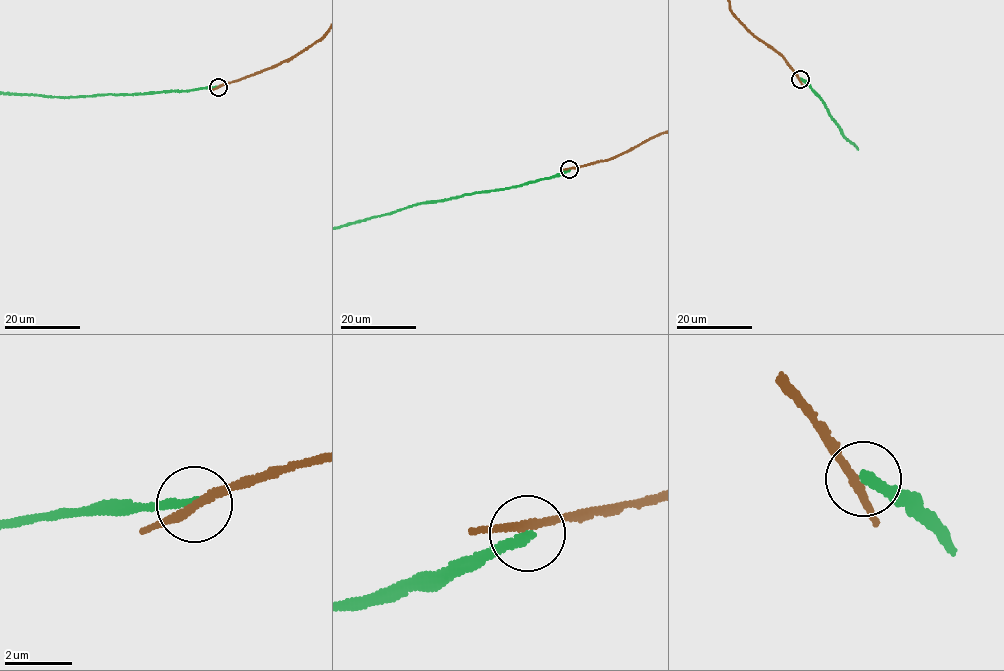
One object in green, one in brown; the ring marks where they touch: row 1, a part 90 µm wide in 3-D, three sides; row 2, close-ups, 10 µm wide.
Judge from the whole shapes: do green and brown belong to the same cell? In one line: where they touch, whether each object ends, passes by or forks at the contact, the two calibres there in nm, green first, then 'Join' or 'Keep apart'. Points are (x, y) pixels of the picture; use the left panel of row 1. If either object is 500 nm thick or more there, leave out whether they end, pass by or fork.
Place: (218, 87). At the ring green ends. At the ring brown passes by. Thickness 240 nm (green) against 220 nm. Keep apart

